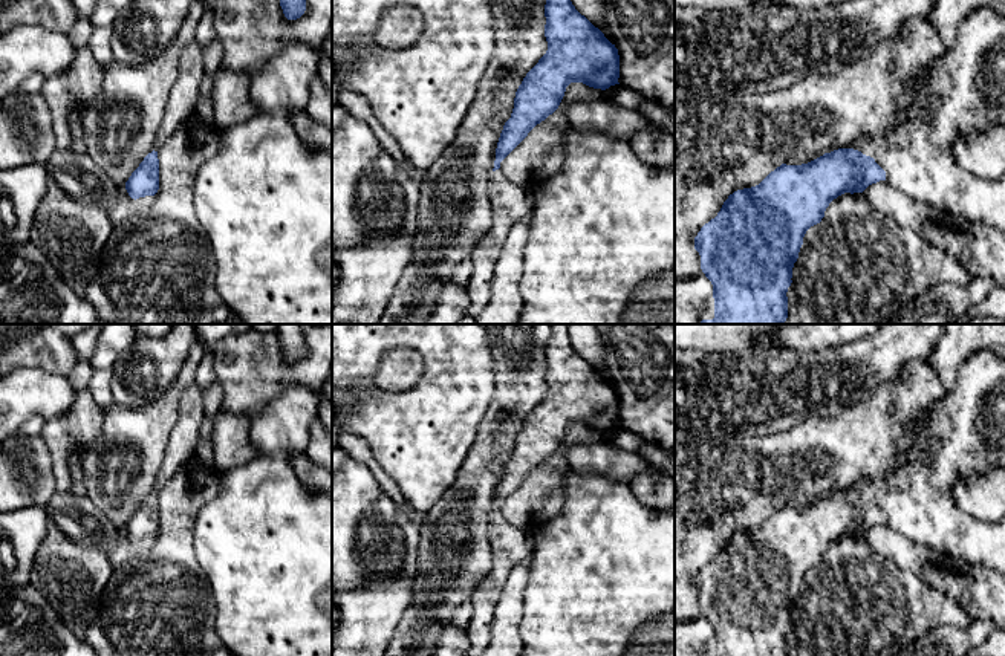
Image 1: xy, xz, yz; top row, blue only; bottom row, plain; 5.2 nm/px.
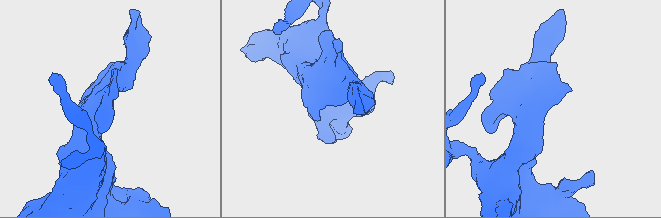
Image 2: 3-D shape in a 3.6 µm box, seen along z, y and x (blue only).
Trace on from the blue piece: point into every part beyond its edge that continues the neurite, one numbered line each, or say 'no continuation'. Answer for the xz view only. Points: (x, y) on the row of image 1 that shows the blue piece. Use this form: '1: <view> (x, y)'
1: xz (510, 202)

